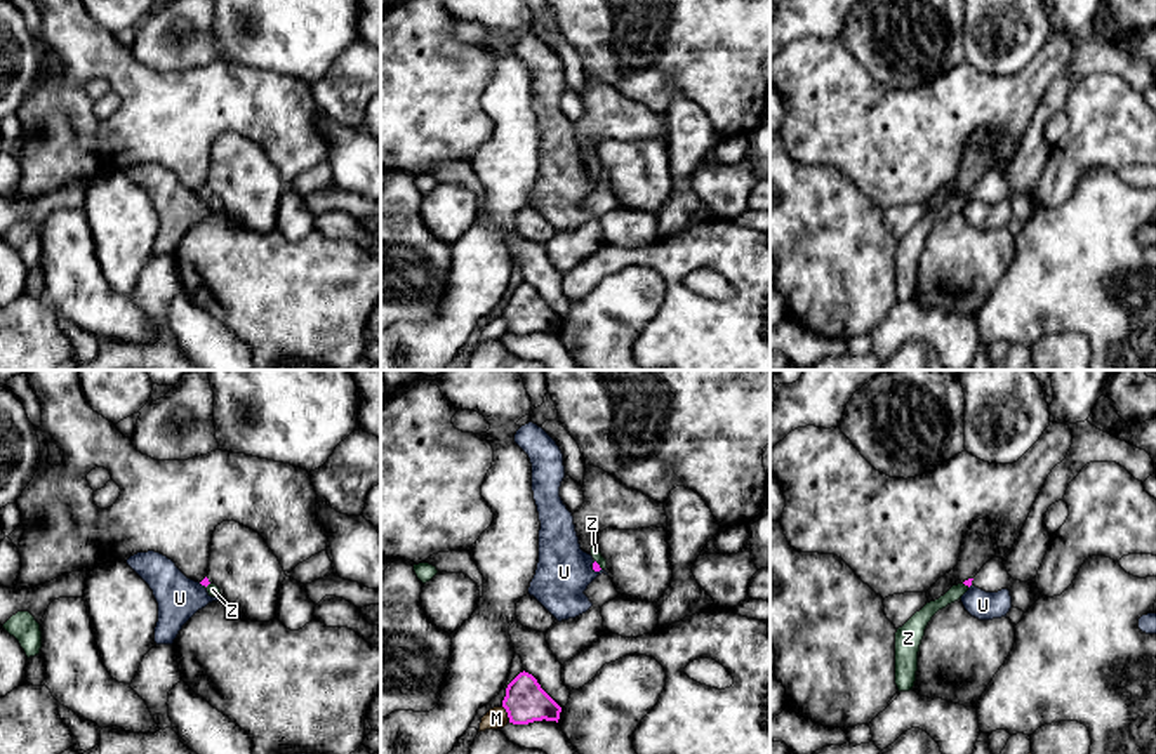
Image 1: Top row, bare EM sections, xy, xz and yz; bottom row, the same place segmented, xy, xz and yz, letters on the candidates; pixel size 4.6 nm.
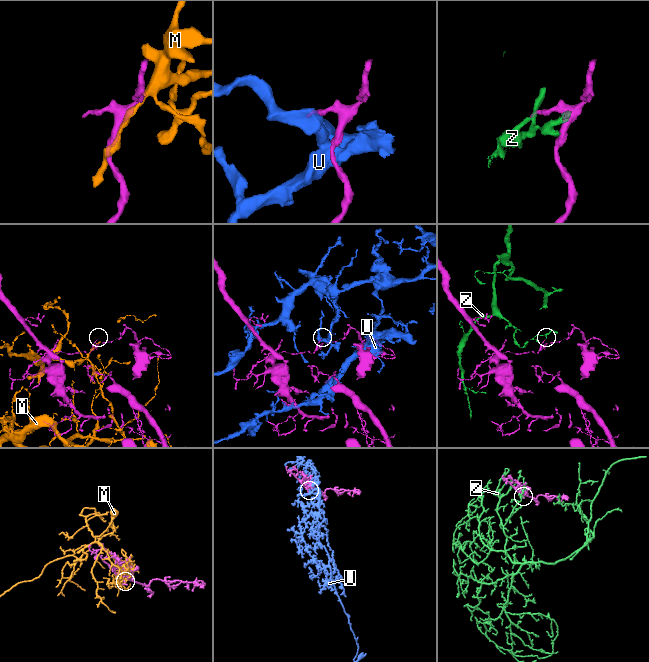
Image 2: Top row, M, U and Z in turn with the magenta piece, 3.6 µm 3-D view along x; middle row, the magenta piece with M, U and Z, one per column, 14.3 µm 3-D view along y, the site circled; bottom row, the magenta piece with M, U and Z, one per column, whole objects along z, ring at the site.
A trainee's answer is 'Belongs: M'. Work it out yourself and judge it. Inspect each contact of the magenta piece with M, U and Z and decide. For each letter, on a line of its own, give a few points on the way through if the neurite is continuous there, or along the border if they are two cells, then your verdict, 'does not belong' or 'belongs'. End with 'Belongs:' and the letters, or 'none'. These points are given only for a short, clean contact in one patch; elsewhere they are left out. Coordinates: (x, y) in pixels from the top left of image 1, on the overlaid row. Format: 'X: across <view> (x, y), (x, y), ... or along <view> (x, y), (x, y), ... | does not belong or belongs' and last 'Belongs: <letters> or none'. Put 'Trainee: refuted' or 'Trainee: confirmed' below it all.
M: does not belong
U: does not belong
Z: does not belong
Belongs: none
Trainee: refuted

